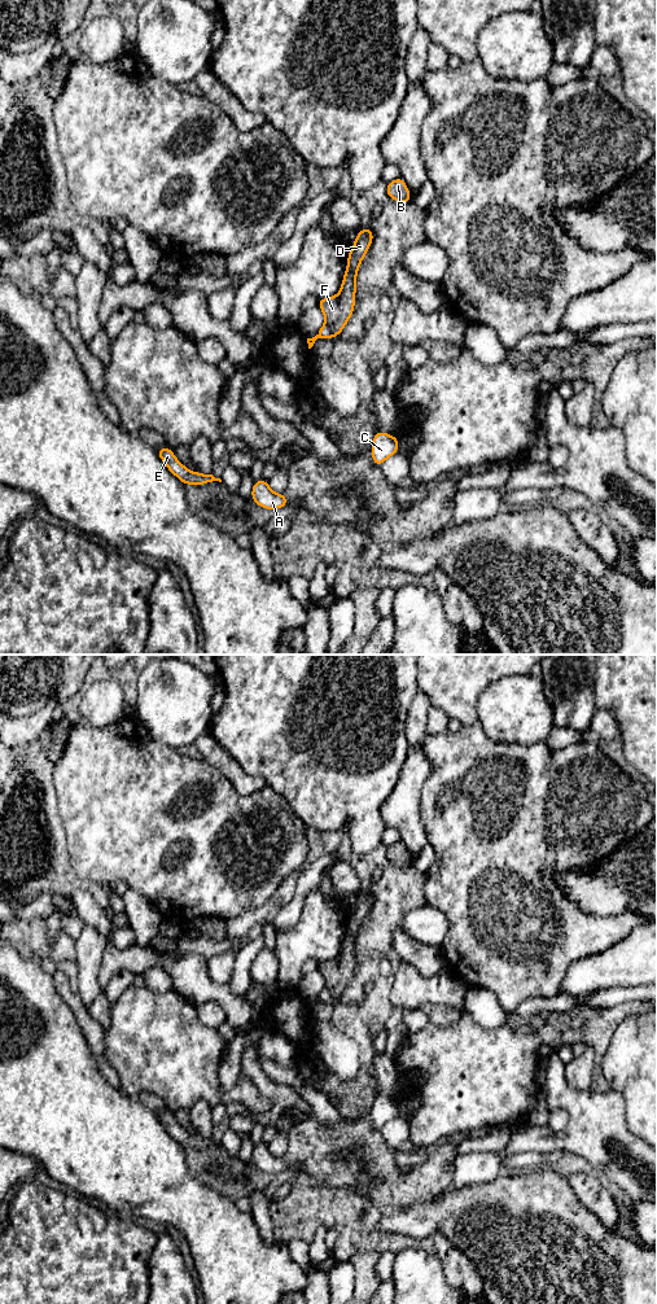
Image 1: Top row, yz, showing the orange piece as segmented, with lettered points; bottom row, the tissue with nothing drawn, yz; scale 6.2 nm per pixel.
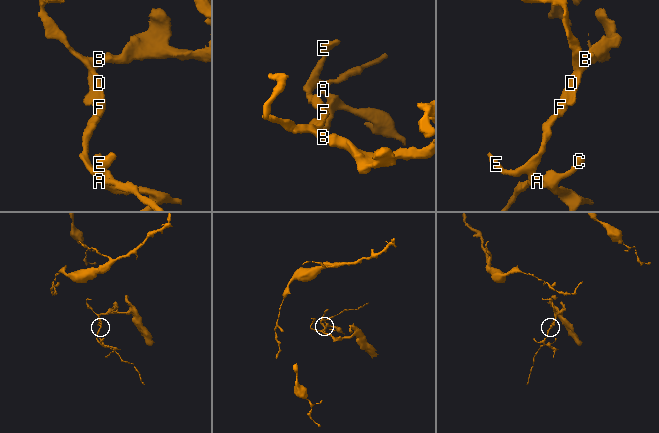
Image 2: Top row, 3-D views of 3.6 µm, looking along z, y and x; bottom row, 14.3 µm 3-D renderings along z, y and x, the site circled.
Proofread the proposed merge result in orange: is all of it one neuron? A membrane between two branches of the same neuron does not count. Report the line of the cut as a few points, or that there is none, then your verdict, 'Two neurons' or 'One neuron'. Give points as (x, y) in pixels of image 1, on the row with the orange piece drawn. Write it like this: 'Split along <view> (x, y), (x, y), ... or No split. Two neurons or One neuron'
Split along yz (325, 323), (333, 336). Two neurons

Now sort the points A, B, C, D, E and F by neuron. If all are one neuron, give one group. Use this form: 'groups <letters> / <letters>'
groups A C E / B D F

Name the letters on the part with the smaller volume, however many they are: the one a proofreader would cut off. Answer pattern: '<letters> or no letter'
B, D, F

